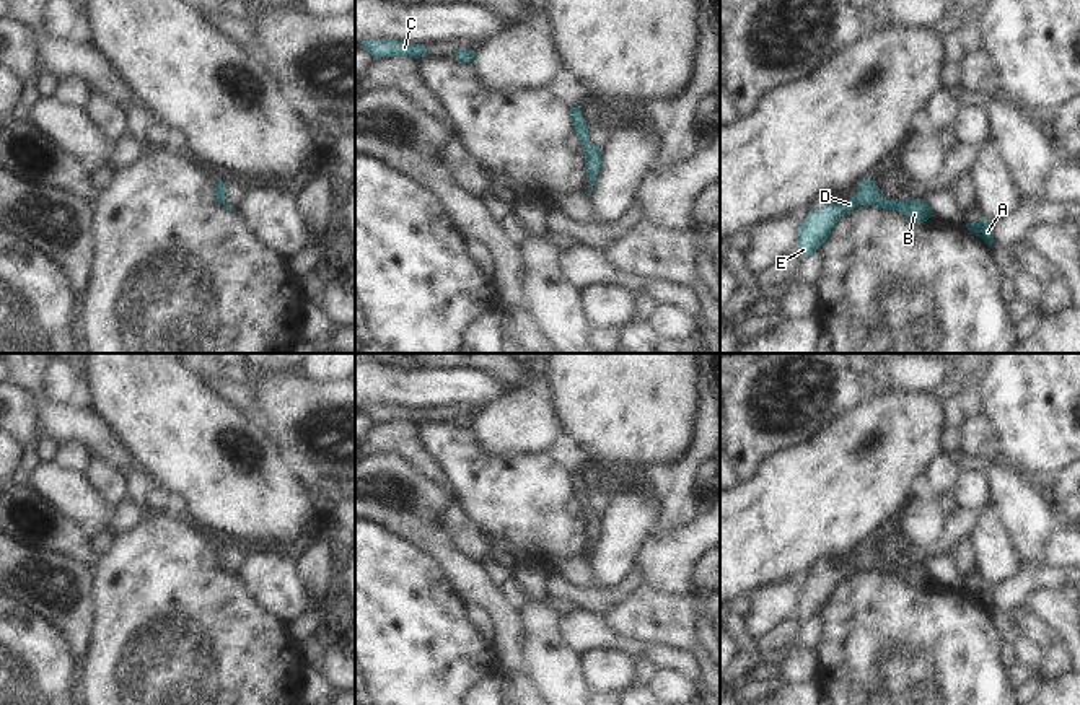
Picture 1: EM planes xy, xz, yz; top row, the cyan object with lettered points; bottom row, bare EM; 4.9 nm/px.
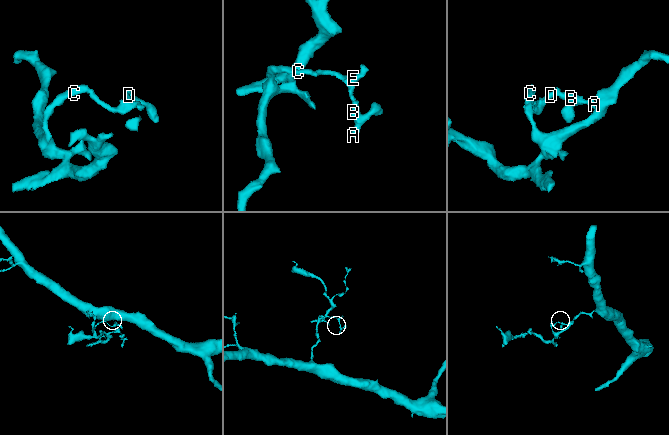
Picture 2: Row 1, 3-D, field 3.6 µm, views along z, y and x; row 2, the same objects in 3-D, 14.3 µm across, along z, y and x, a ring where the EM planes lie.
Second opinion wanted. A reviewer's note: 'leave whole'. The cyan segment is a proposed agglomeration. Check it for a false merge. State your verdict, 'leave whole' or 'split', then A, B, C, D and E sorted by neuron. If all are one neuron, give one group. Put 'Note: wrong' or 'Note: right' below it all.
leave whole; groups A B C D E
Note: right

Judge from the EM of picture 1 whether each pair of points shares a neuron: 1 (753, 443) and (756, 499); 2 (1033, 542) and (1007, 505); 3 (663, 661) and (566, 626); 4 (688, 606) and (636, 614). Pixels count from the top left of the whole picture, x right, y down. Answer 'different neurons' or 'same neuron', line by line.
1: different neurons
2: same neuron
3: same neuron
4: same neuron

